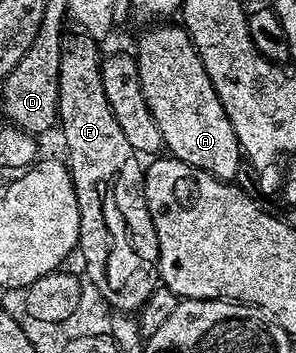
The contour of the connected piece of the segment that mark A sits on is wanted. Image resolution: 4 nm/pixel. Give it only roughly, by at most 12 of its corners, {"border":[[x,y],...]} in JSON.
{"border":[[181,25],[138,38],[173,157],[234,180],[244,155]]}

